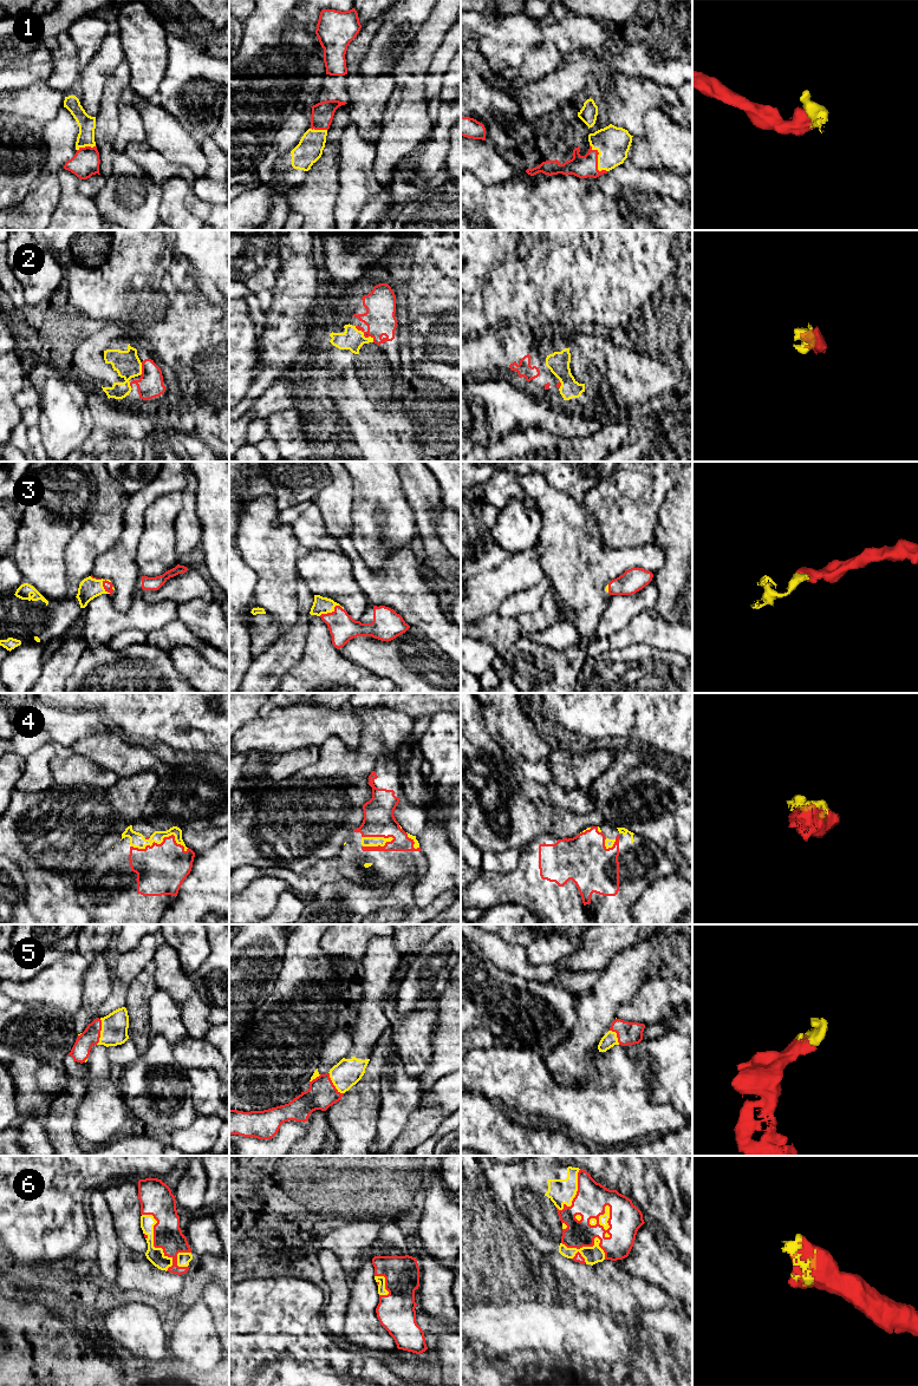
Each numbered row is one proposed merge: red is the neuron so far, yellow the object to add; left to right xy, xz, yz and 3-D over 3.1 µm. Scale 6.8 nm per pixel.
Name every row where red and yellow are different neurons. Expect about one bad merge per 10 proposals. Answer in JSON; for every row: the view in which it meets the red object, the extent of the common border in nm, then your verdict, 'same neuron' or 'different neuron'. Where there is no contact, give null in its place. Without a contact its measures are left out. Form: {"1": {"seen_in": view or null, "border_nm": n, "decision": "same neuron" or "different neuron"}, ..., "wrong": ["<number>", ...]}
{"1": {"seen_in": "yz", "border_nm": 220, "decision": "same neuron"}, "2": {"seen_in": "xz", "border_nm": 180, "decision": "same neuron"}, "3": {"seen_in": "xy", "border_nm": 180, "decision": "same neuron"}, "4": {"seen_in": "xy", "border_nm": 400, "decision": "same neuron"}, "5": {"seen_in": "xy", "border_nm": 180, "decision": "same neuron"}, "6": {"seen_in": "yz", "border_nm": 240, "decision": "same neuron"}, "wrong": []}

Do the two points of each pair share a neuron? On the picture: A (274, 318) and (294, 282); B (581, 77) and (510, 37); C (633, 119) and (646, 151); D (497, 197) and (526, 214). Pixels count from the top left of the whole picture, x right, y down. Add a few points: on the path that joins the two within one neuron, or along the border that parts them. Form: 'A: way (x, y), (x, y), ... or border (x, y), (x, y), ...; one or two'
A: way (280, 309), (294, 295), (294, 291); one
B: border (564, 54), (581, 52), (591, 57); two
C: border (646, 111), (646, 133), (643, 137), (633, 137); two
D: way (505, 204), (512, 211), (519, 214); one

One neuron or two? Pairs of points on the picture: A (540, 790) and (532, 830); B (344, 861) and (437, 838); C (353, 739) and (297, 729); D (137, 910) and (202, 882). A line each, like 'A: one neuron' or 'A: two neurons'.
A: one neuron
B: two neurons
C: one neuron
D: two neurons

